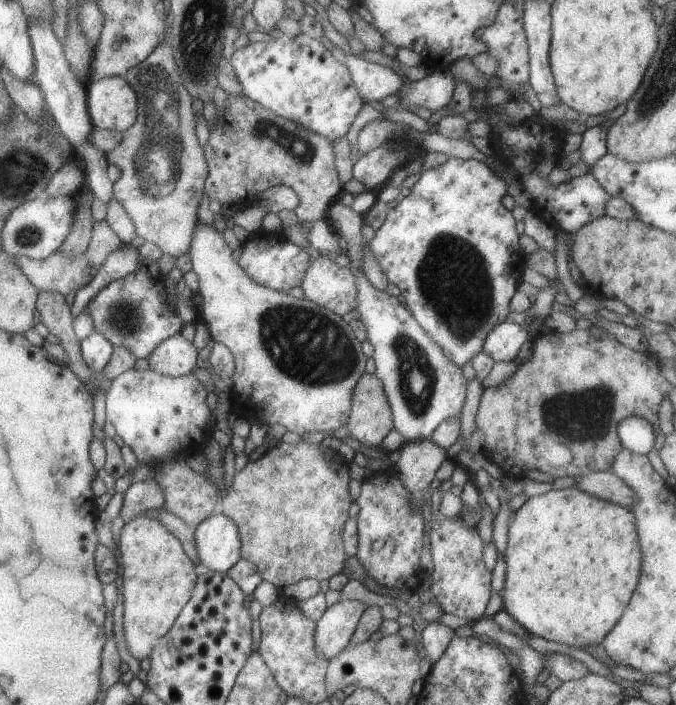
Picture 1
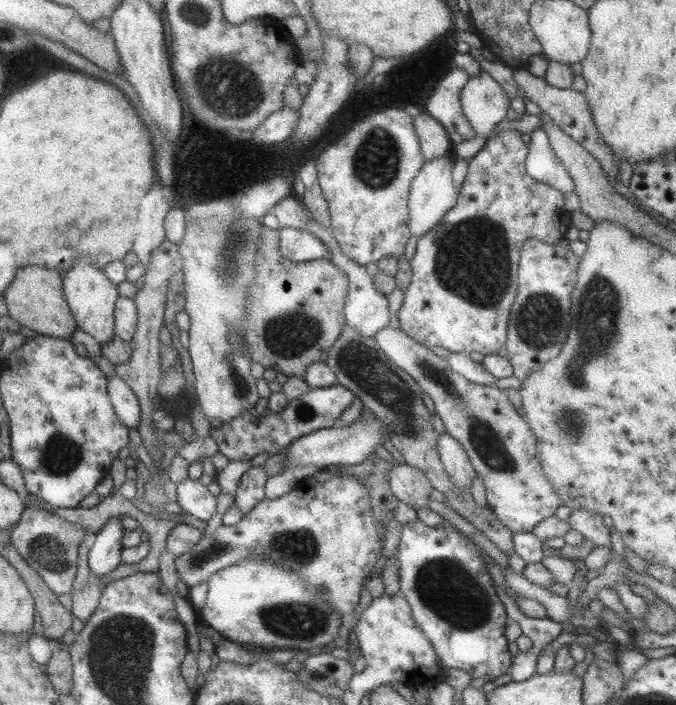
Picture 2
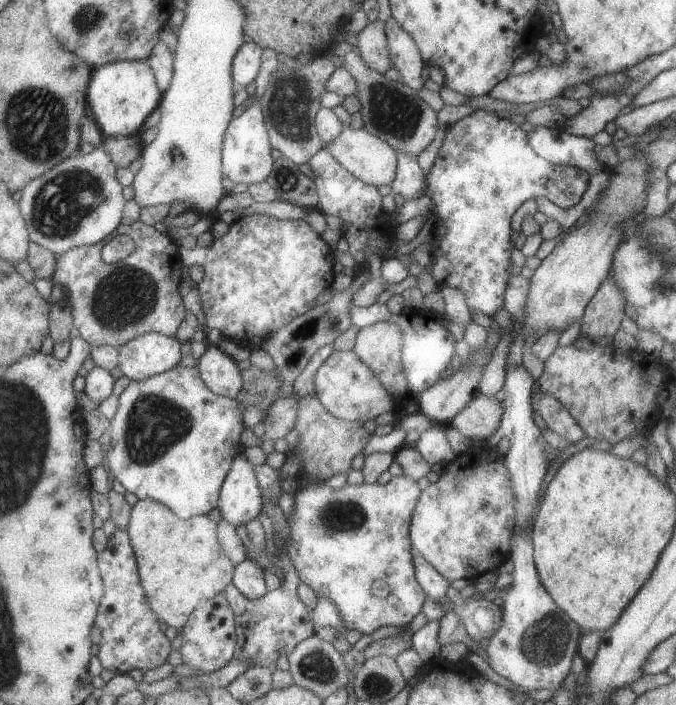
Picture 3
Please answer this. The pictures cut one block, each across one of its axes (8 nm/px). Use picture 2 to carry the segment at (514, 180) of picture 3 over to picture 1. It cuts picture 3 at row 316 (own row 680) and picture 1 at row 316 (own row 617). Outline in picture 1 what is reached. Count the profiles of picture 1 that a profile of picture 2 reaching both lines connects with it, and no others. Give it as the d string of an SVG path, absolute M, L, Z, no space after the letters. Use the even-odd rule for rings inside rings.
M448 158L443 164L420 172L419 176L417 176L417 182L410 188L409 194L401 198L395 207L388 210L383 224L375 230L373 238L367 242L371 254L375 256L375 262L379 262L379 268L385 274L385 278L391 284L395 284L400 290L401 296L405 298L405 305L413 318L415 318L415 322L425 330L425 334L429 338L433 338L433 342L437 342L437 346L441 346L441 352L455 366L463 366L465 362L469 362L473 355L482 350L489 331L506 320L507 313L510 311L509 299L517 291L518 283L522 278L523 269L521 267L526 256L519 246L518 234L515 231L515 220L511 216L511 211L506 210L501 205L501 198L506 194L506 182L489 168L487 161Z

